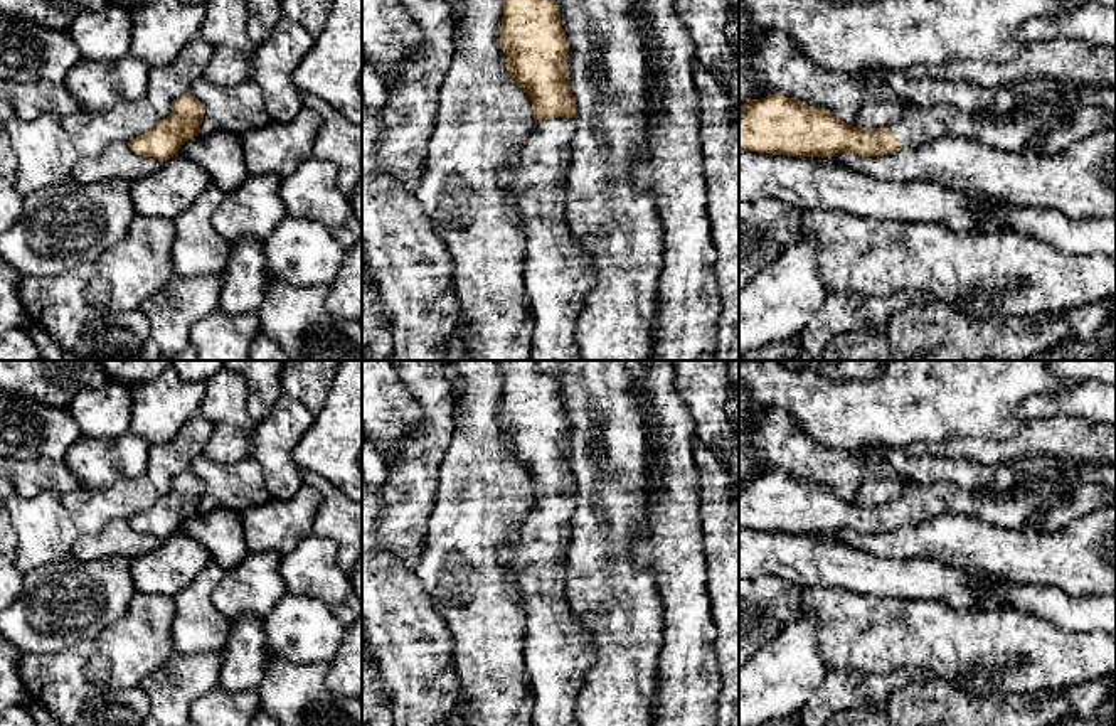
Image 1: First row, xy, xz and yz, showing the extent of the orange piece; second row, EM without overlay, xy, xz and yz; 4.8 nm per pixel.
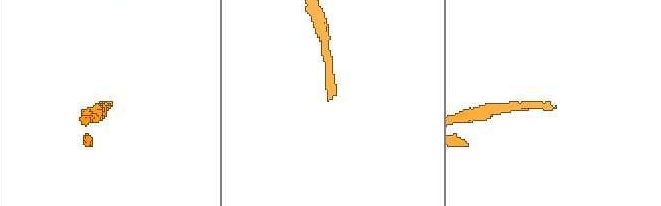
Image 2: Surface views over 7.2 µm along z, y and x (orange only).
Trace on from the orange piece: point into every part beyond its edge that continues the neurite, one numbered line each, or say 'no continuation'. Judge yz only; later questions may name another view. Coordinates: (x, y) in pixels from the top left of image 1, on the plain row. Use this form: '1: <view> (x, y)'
1: yz (1025, 502)

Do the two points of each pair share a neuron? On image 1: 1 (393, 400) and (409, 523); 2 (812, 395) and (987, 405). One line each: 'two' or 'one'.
1: two
2: one

